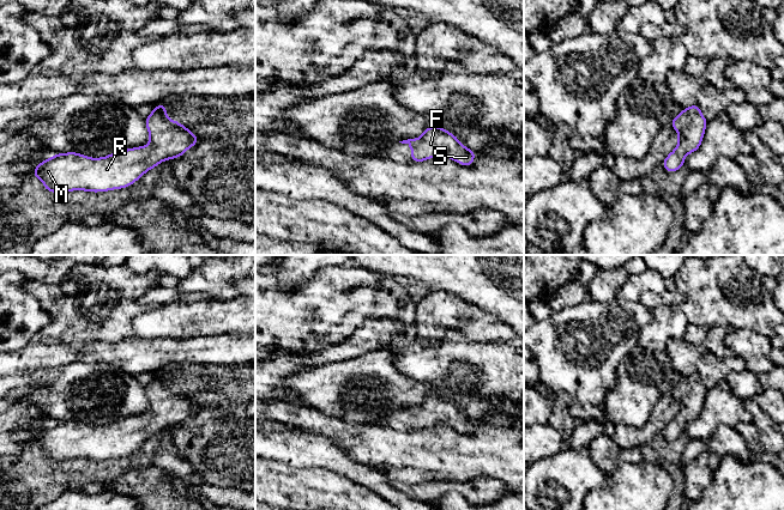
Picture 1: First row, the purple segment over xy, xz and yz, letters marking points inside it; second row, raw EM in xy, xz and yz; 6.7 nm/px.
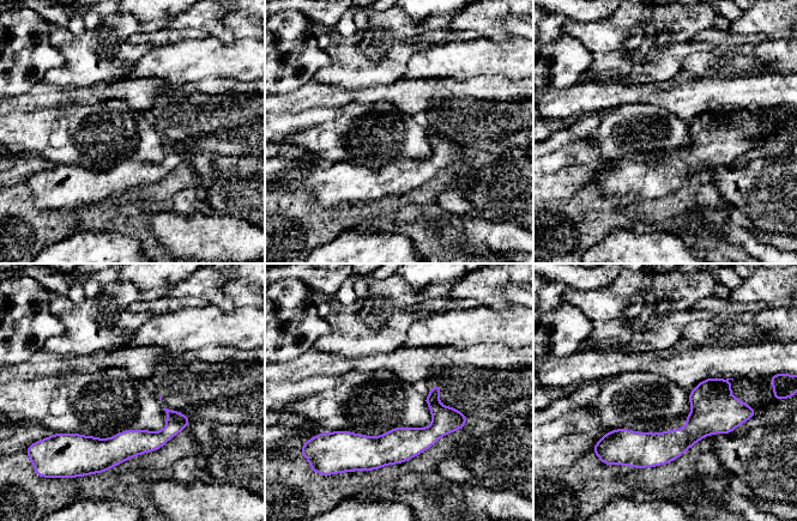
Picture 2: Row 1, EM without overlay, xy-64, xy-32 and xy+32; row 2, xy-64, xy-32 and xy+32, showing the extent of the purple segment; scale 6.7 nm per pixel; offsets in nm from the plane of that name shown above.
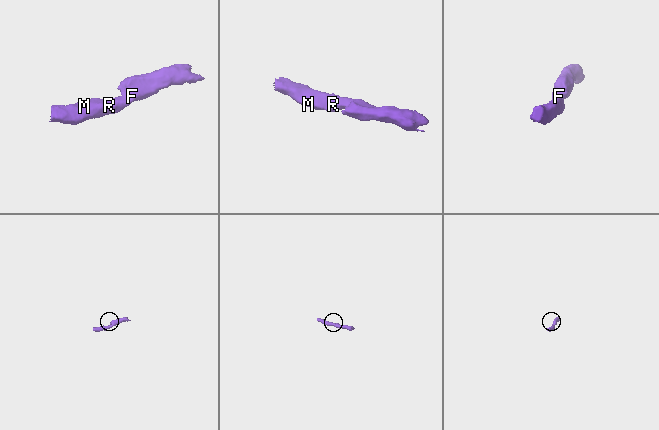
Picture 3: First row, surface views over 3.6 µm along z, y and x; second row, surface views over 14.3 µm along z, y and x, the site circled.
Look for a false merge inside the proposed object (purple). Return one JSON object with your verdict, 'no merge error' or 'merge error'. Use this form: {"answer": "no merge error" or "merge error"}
{"answer": "no merge error"}

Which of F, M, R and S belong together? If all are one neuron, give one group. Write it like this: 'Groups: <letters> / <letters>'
Groups: F M R S

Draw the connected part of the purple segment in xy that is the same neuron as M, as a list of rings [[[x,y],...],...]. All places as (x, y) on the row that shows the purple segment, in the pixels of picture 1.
[[[165,104],[155,107],[145,119],[145,125],[150,134],[146,146],[115,151],[102,158],[90,158],[77,152],[54,154],[35,168],[32,177],[38,177],[46,190],[55,194],[121,189],[132,186],[161,162],[181,158],[200,141],[179,121],[167,117]]]

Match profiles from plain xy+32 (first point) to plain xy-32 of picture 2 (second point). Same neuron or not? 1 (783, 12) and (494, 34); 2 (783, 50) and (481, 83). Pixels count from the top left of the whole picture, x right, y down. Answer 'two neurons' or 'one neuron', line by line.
1: one neuron
2: two neurons

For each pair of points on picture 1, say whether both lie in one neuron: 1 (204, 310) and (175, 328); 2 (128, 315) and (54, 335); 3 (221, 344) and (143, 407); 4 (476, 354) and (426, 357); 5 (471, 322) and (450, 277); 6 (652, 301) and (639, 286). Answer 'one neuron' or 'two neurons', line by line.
1: one neuron
2: one neuron
3: two neurons
4: one neuron
5: two neurons
6: two neurons

